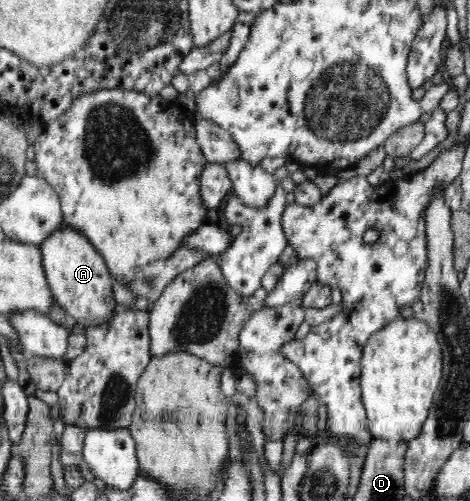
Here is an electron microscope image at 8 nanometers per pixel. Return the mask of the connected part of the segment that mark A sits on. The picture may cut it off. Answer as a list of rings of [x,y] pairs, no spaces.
[[[66,224],[52,232],[39,246],[43,257],[44,275],[52,297],[82,327],[99,327],[115,315],[116,300],[112,298],[112,274],[104,259],[93,248],[84,233]]]

